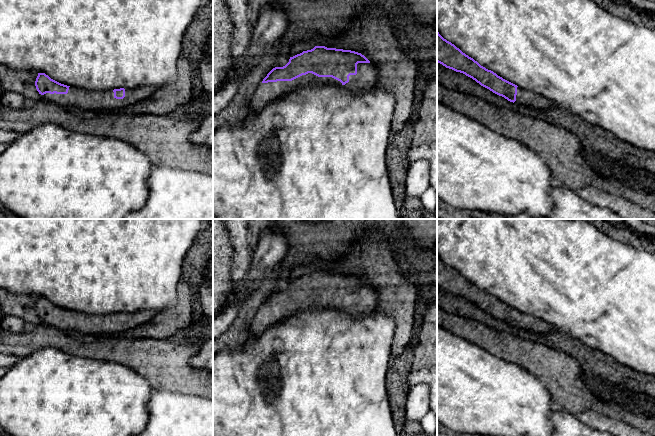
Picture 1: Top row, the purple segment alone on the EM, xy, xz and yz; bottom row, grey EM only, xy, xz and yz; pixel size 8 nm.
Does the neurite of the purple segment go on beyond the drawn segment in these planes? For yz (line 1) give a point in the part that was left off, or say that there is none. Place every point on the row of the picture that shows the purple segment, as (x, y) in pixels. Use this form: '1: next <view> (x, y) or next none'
1: next yz (524, 97)

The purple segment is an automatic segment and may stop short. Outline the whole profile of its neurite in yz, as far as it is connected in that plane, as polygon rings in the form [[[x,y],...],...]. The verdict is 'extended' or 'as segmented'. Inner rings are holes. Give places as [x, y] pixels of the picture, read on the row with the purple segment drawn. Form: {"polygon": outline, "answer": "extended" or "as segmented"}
{"polygon": [[[438,31],[437,62],[446,68],[465,74],[481,86],[518,105],[528,106],[537,110],[546,110],[554,104],[549,99],[535,92],[522,89],[481,66],[454,44],[444,39]]], "answer": "extended"}

